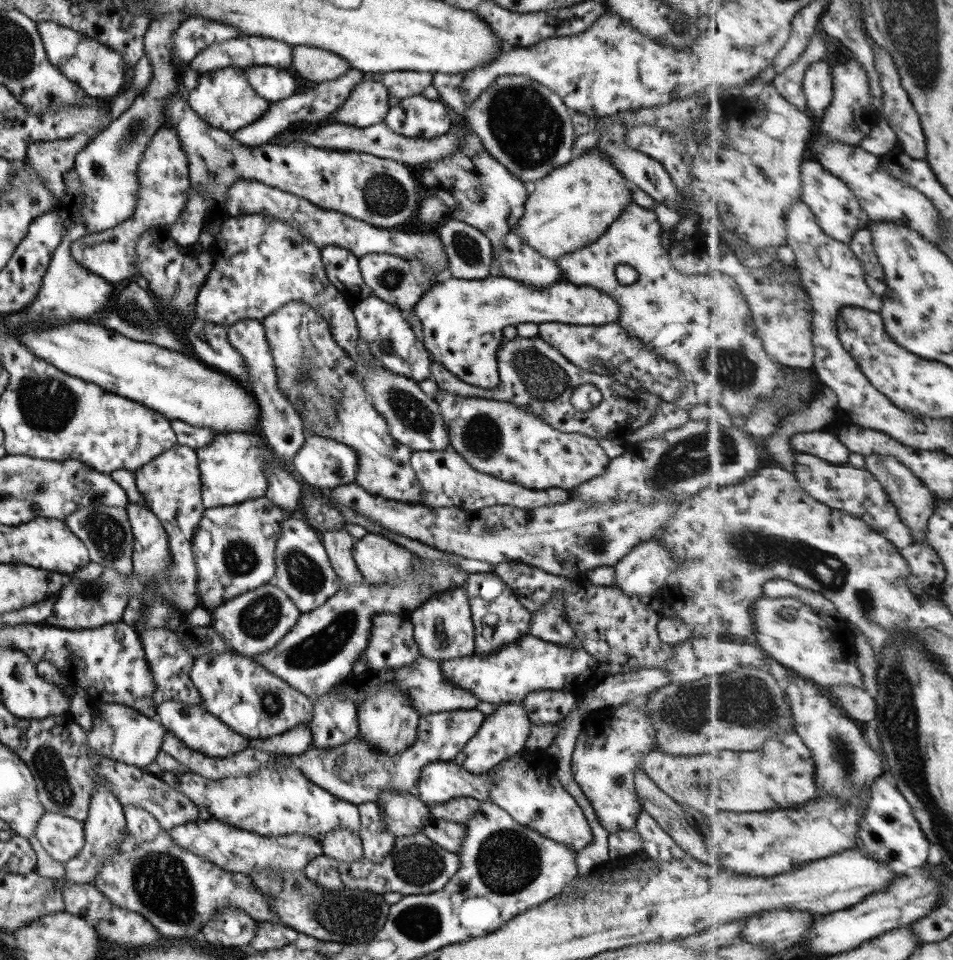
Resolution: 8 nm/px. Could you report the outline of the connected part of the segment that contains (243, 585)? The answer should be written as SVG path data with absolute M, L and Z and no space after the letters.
M259 497L236 505L204 509L191 540L196 578L196 595L205 609L215 608L248 589L273 581L274 548L281 524L289 517L268 498Z

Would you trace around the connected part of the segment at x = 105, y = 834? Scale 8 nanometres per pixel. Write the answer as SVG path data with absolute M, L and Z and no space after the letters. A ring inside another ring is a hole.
M103 776L98 779L98 786L96 786L96 790L91 795L88 813L82 822L82 827L84 830L84 845L73 858L70 858L64 864L64 878L76 884L92 883L93 879L97 877L97 871L99 871L102 862L108 857L108 854L118 850L118 846L122 838L124 838L126 826L122 806L108 791L108 786L106 786Z

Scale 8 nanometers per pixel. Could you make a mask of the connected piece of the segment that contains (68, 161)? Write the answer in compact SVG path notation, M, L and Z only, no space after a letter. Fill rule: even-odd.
M79 133L58 141L30 144L26 148L25 162L37 173L45 188L59 198L67 192L62 181L63 173L73 169L75 154L89 140L87 133Z

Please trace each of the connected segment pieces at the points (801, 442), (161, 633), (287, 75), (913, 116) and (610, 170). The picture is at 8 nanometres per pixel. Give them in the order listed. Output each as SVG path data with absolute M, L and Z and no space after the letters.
M827 430L798 433L791 437L795 452L809 454L833 465L850 463L851 452L839 439Z
M165 627L146 628L137 630L137 634L144 650L146 666L154 680L154 691L150 696L152 704L157 706L161 702L173 700L185 704L200 705L201 697L188 676L194 658L183 648L174 631Z
M248 66L243 68L249 86L257 96L269 103L283 100L302 88L290 69L271 66Z
M875 43L872 48L876 55L876 69L880 74L880 83L884 90L882 118L885 118L896 130L900 145L904 147L904 151L911 158L927 160L927 146L925 146L925 134L923 134L923 128L921 128L921 120L919 120L919 114L913 110L909 94L903 88L898 68L895 68L895 62L893 62L893 57L890 53L885 52L885 48L879 46L879 44Z
M595 148L586 150L533 183L512 230L535 252L555 261L596 241L632 202L631 193L632 187L608 158Z

